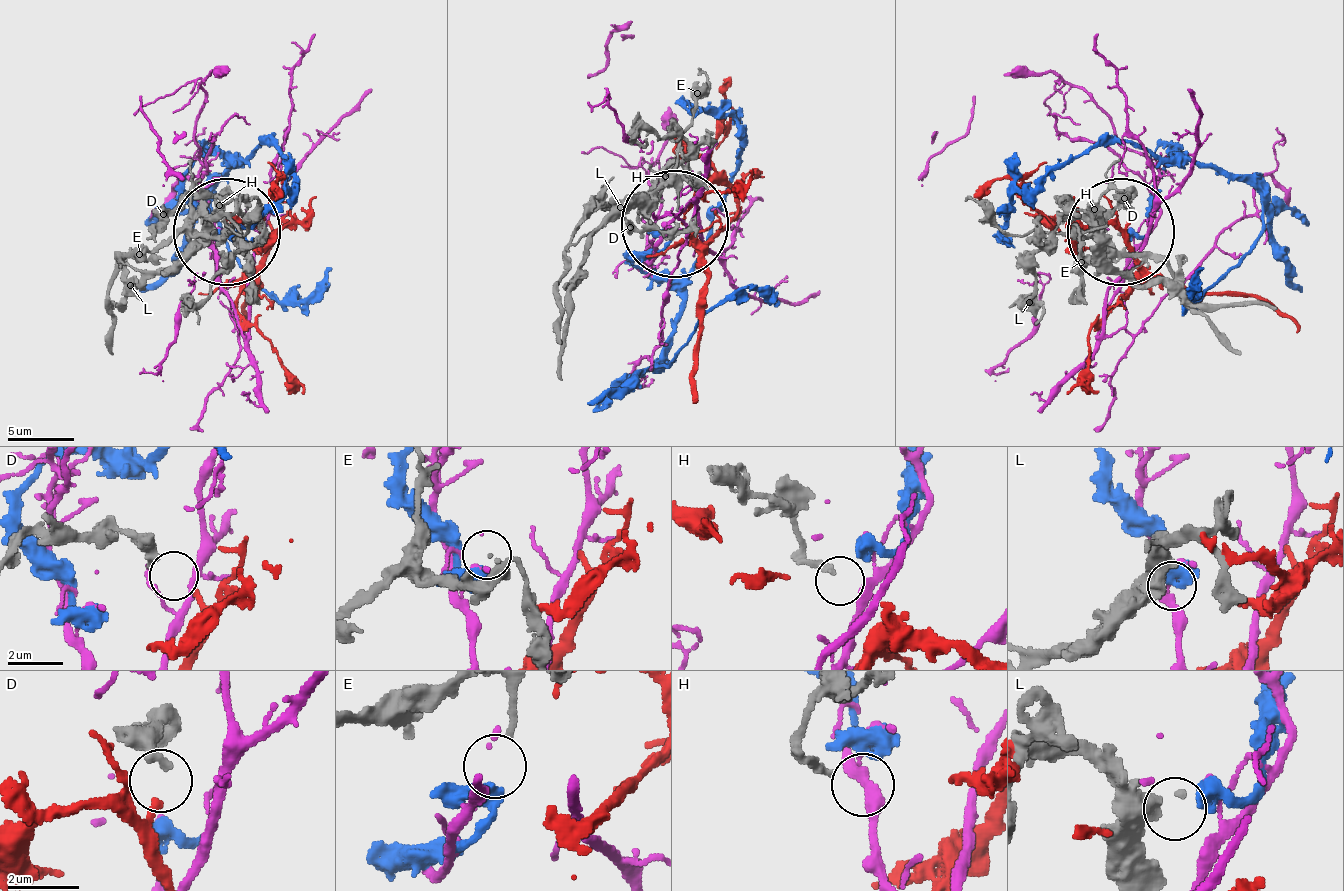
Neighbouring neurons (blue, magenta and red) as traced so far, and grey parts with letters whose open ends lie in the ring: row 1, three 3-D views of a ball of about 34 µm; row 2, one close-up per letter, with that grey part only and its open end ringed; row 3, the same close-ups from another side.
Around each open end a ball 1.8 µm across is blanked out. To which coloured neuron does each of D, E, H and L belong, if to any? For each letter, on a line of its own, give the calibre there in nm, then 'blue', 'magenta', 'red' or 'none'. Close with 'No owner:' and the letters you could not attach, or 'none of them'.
D: 340 nm thick; red
E: 170 nm thick; none
H: 200 nm thick; none
L: 160 nm thick; none
No owner: E, H, L

